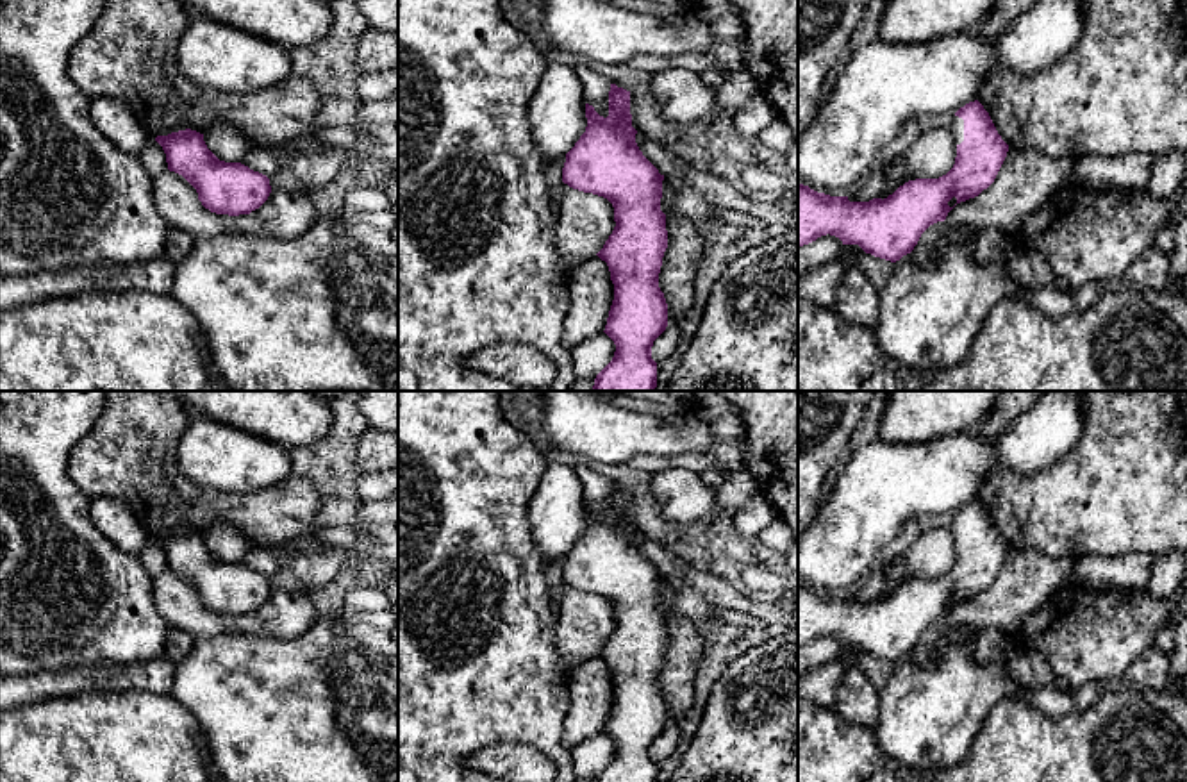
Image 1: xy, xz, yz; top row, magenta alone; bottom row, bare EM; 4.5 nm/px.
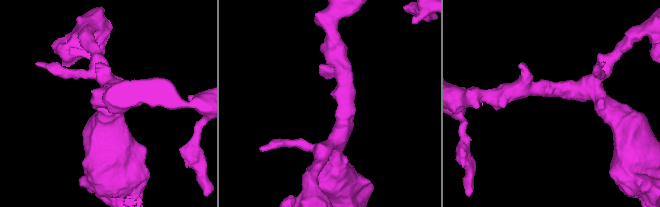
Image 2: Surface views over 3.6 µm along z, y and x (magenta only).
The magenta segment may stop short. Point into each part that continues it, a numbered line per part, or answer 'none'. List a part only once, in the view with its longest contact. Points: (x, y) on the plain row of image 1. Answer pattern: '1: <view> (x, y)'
1: yz (957, 529)

